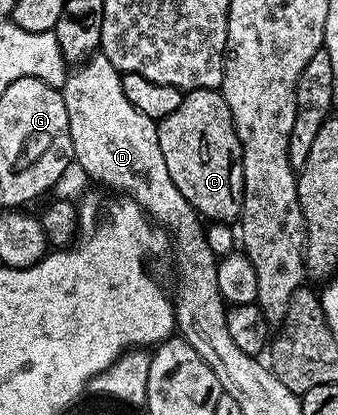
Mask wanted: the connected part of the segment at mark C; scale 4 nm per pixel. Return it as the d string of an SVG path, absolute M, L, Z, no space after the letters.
M218 89L188 90L181 108L158 119L157 125L161 156L165 156L165 168L177 184L177 192L204 219L212 218L215 224L234 223L243 203L243 149L222 93Z

